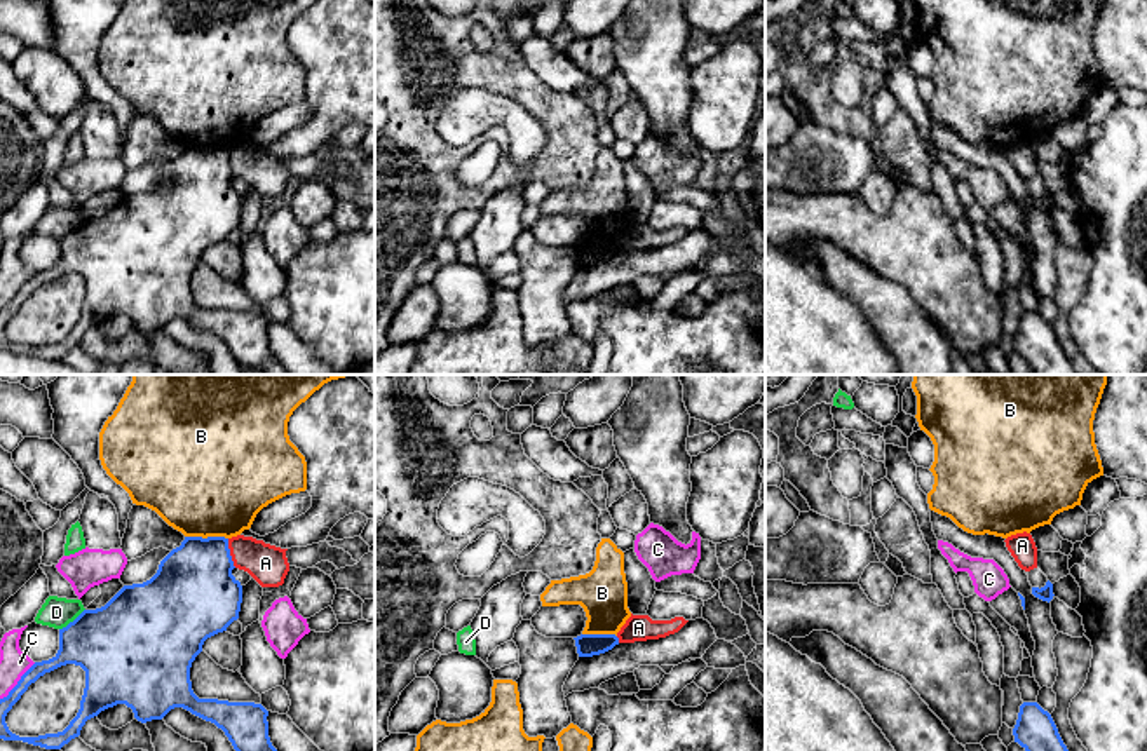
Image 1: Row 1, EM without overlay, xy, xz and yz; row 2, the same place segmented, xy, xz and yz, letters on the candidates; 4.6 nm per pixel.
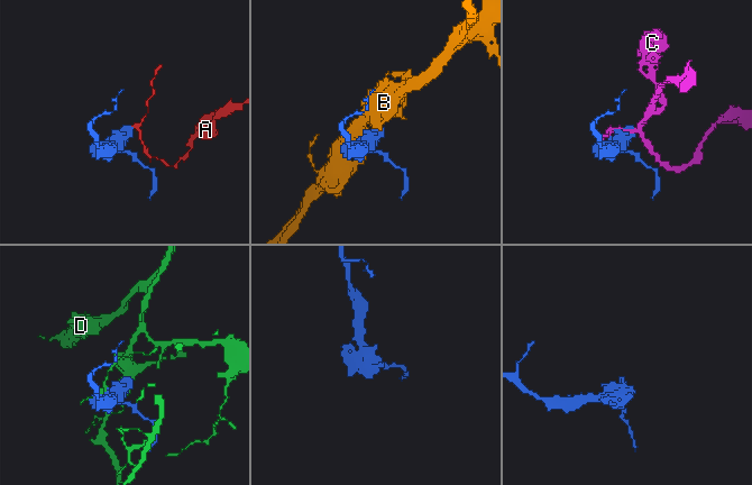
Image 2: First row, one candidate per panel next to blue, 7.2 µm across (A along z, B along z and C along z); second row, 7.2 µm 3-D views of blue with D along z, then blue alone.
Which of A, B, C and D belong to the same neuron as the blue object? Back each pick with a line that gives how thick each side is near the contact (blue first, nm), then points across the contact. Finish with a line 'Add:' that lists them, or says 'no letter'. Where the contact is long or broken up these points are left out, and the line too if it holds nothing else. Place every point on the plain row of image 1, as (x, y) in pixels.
Add: no letter

